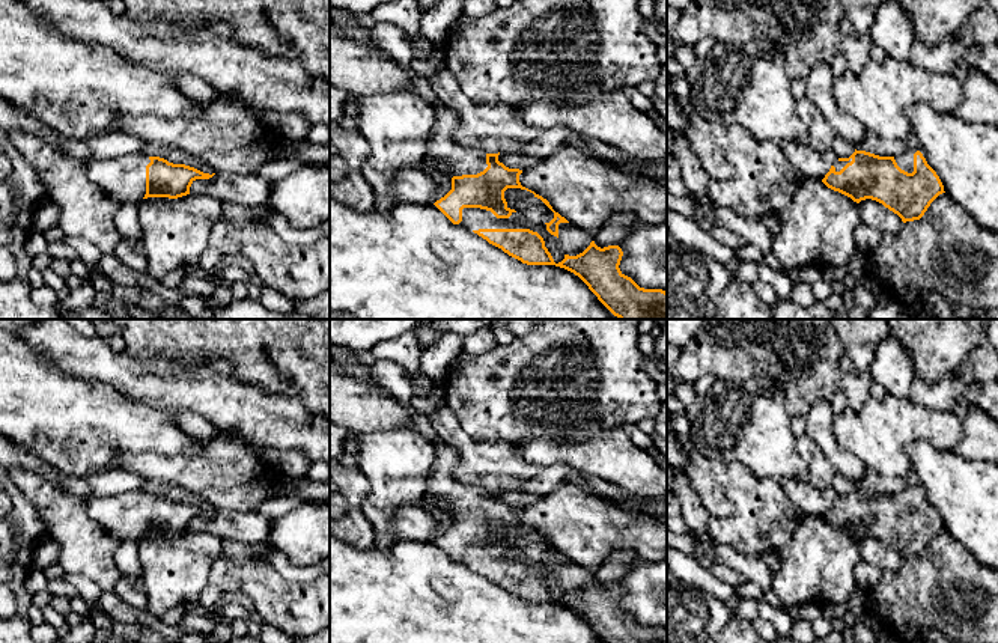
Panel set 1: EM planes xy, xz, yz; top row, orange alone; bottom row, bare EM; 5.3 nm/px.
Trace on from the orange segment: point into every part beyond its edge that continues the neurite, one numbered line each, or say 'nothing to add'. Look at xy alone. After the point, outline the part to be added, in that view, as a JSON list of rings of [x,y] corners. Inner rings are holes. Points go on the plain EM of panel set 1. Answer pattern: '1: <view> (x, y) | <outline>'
1: xy (124, 515) | [[[125,491],[110,497],[90,497],[89,517],[101,524],[120,542],[137,542],[146,532],[146,503],[151,500],[145,491]]]

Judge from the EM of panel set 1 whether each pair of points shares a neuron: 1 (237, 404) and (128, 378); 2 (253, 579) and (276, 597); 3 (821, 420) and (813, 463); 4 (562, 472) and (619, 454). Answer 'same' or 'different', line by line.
1: same
2: same
3: different
4: different

